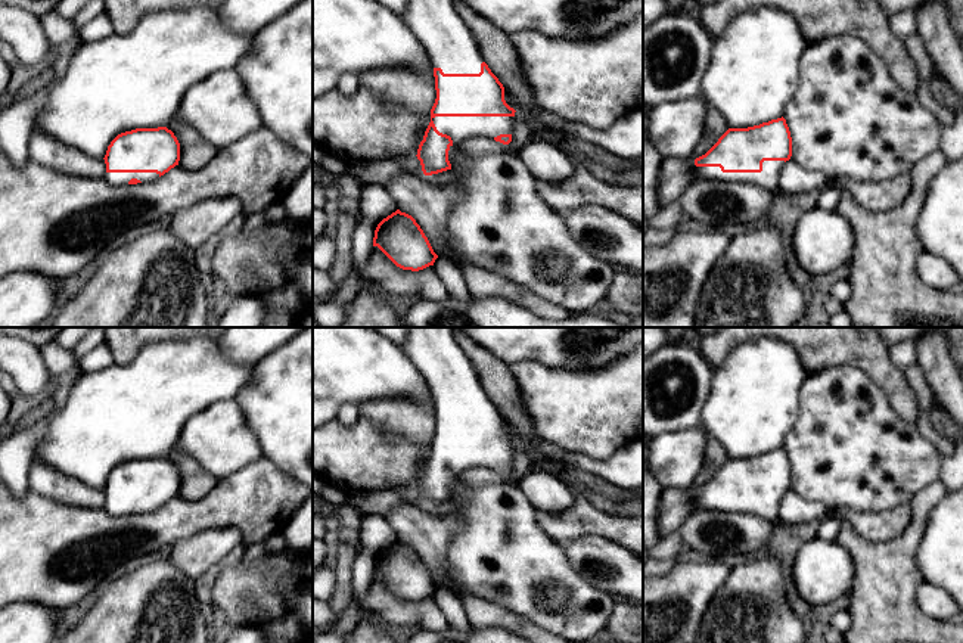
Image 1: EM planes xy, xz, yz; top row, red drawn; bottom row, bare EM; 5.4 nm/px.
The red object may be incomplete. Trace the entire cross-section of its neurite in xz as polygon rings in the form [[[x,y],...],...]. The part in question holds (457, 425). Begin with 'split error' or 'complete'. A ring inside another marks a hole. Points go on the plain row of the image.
split error | [[[410,327],[403,350],[425,376],[435,407],[437,429],[416,485],[423,504],[451,500],[450,478],[467,469],[490,468],[509,475],[518,456],[516,441],[506,434],[504,417],[484,392],[472,363],[453,336],[453,327]]]

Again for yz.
split error | [[[783,447],[748,459],[729,459],[705,485],[695,490],[695,510],[752,513],[776,525],[780,503],[790,487],[792,468]]]

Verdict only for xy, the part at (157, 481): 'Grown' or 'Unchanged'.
Grown

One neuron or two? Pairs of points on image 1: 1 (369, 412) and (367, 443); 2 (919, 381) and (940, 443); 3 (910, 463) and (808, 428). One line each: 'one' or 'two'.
1: two
2: one
3: one

